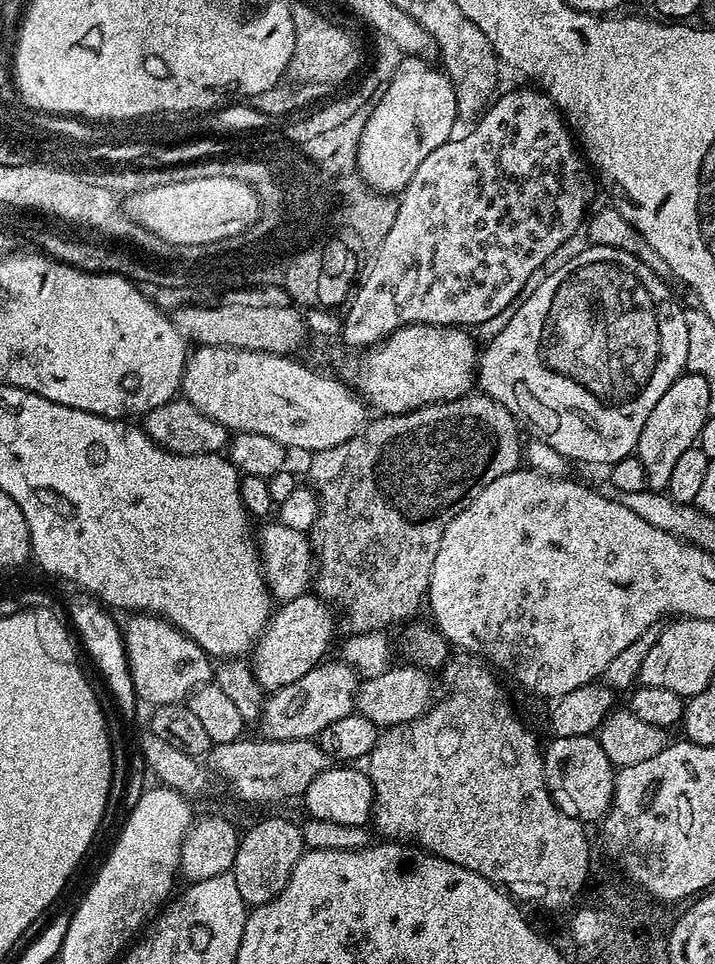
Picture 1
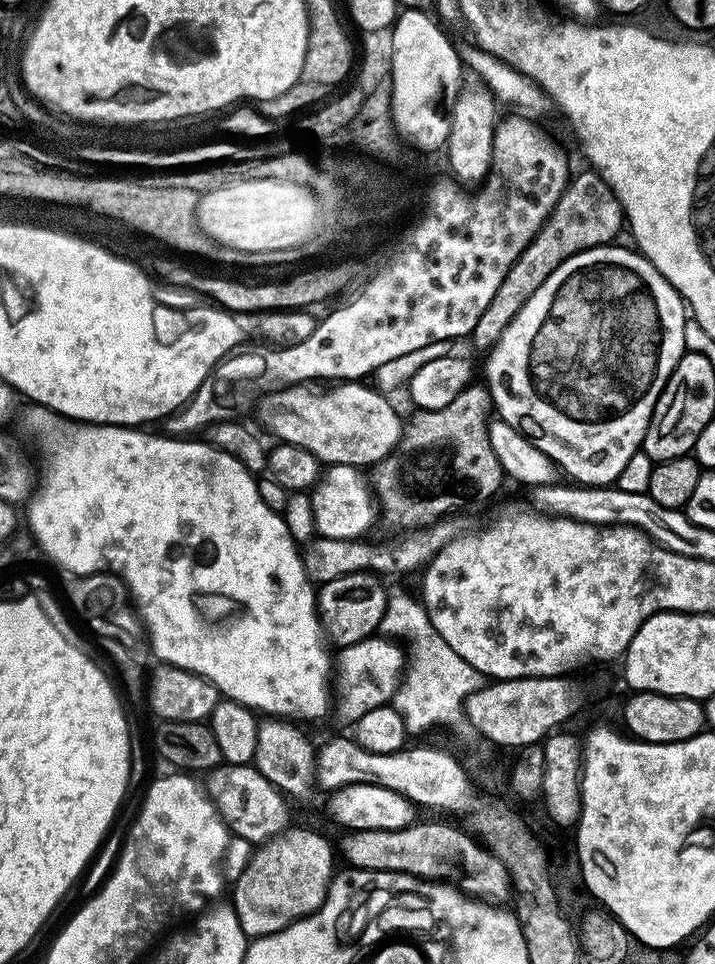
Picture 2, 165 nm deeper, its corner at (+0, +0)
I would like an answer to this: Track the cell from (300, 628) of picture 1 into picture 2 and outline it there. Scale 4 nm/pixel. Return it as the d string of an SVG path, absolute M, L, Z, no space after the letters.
M371 571L346 573L330 582L319 585L318 613L327 639L340 648L348 648L354 643L371 637L379 629L386 614L389 590L380 585L381 578Z

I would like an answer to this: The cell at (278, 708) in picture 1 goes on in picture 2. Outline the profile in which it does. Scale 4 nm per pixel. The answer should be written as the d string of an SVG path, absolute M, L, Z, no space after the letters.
M371 636L348 648L339 649L334 660L334 672L337 677L340 675L340 705L337 708L335 705L334 712L348 722L355 722L370 710L385 707L391 703L400 688L402 673L406 666L405 653L403 650L401 652L399 646L401 646L399 643L388 637Z

